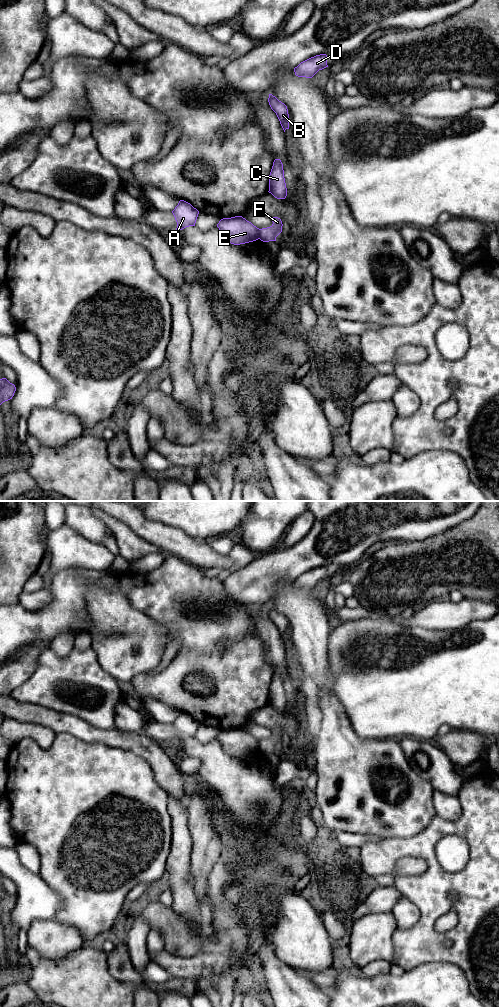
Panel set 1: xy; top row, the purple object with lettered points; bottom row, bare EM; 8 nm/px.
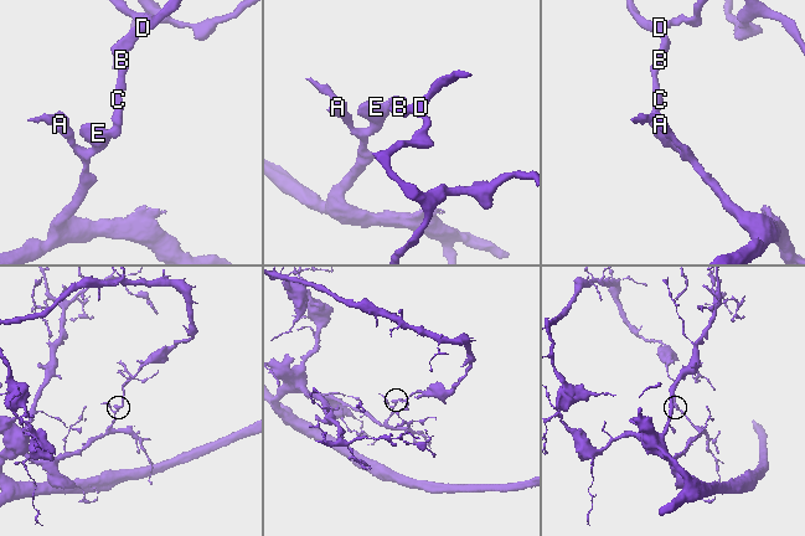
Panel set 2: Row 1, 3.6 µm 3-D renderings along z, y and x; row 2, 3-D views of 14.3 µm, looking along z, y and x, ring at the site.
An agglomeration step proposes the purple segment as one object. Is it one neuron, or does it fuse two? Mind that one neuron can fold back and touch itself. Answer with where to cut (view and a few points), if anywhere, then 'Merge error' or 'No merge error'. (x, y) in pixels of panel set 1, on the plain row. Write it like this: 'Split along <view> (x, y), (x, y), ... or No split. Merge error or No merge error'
Split along xy (260, 741), (258, 750). Merge error

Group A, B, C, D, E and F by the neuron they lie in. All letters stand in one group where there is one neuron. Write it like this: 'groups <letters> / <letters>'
groups A E / B C D F

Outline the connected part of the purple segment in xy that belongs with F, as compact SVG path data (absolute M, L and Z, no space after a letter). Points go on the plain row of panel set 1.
M271 729L273 736L270 739L259 742L259 751L263 754L276 753L276 749L282 744L282 733L278 729Z

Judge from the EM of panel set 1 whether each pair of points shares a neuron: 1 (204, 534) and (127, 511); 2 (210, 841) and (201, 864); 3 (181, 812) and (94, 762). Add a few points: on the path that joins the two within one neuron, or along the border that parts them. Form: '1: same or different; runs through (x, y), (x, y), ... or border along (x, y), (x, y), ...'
1: different; border along (142, 511), (148, 519), (167, 525)
2: same; runs through (207, 847), (203, 858)
3: different; border along (168, 796), (168, 814), (172, 827)

